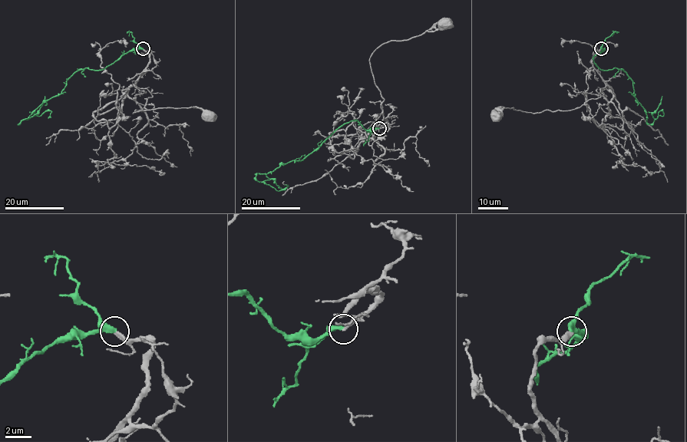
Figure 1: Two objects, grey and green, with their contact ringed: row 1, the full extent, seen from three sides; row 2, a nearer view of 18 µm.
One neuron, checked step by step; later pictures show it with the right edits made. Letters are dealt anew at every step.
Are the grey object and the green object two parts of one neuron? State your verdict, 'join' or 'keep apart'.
join

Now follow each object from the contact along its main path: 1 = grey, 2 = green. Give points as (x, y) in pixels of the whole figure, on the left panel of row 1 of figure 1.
1: (143, 48), (150, 52), (149, 64), (135, 85), (151, 97), (146, 110), (133, 113), (209, 113)
2: (143, 48), (130, 50), (101, 69), (77, 70), (64, 90), (19, 124), (48, 110), (47, 118)

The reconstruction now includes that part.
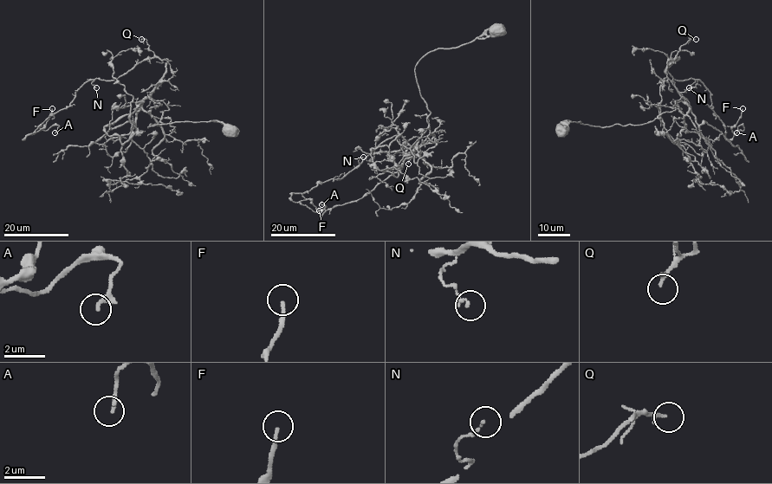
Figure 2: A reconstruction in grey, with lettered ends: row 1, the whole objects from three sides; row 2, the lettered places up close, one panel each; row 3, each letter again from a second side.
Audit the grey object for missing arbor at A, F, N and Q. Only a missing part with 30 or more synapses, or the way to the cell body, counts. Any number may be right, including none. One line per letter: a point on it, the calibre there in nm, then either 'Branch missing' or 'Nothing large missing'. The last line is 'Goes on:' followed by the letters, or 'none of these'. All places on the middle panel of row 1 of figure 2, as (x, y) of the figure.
A: Place: (321, 204). Thickness 200 nm. Nothing large missing
F: Place: (319, 210). Thickness 150 nm. Nothing large missing
N: Place: (363, 157). Thickness 120 nm. Nothing large missing
Q: Place: (408, 164). Thickness 180 nm. Nothing large missing
Goes on: none of these

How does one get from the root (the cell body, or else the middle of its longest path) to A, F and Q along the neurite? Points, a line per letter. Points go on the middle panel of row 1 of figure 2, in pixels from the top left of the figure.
A: (496, 29), (416, 65), (435, 143), (394, 135), (343, 177), (290, 196), (321, 204)
F: (496, 29), (416, 65), (435, 143), (394, 135), (343, 177), (291, 195), (319, 210)
Q: (496, 29), (431, 50), (416, 65), (435, 143), (417, 149), (431, 133), (408, 164)

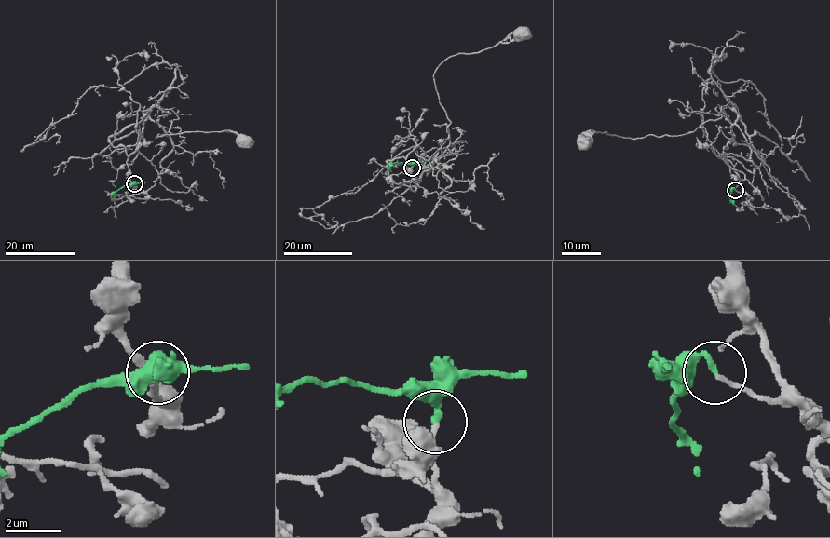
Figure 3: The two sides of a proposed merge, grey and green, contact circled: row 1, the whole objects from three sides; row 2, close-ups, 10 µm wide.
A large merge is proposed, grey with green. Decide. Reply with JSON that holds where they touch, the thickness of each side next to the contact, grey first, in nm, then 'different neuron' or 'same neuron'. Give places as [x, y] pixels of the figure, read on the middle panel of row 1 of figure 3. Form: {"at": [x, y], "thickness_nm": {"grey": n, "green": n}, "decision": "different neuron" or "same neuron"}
{"at": [412, 168], "thickness_nm": {"grey": 170, "green": 240}, "decision": "same neuron"}

